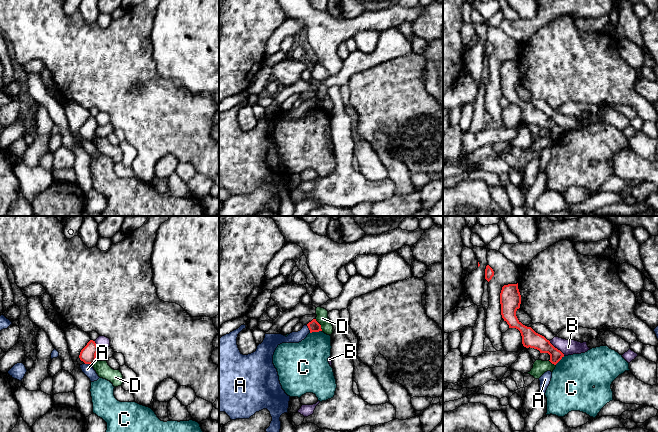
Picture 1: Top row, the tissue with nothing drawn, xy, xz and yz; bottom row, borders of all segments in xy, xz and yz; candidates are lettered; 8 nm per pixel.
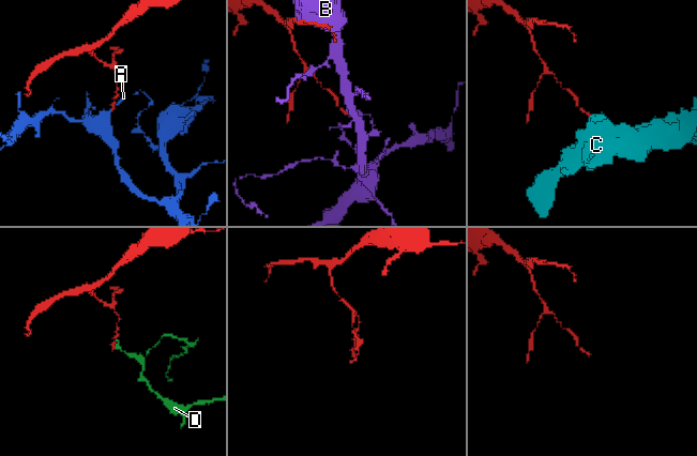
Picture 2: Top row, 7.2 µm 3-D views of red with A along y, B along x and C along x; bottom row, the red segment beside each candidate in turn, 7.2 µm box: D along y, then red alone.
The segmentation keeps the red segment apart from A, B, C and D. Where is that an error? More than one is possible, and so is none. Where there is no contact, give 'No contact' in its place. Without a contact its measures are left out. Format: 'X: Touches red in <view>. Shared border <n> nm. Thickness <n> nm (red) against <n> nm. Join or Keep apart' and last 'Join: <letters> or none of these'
A: Touches red in xz. Shared border 70 nm. Thickness 90 nm (red) against 100 nm. Keep apart
B: Touches red in yz. Shared border 170 nm. Thickness 140 nm (red) against 130 nm. Keep apart
C: Touches red in xz. Shared border 100 nm. Thickness 90 nm (red) against 340 nm. Keep apart
D: Touches red in xz. Shared border 110 nm. Thickness 90 nm (red) against 100 nm. Keep apart
Join: none of these

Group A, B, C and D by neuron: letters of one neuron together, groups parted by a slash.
A / B / C / D

